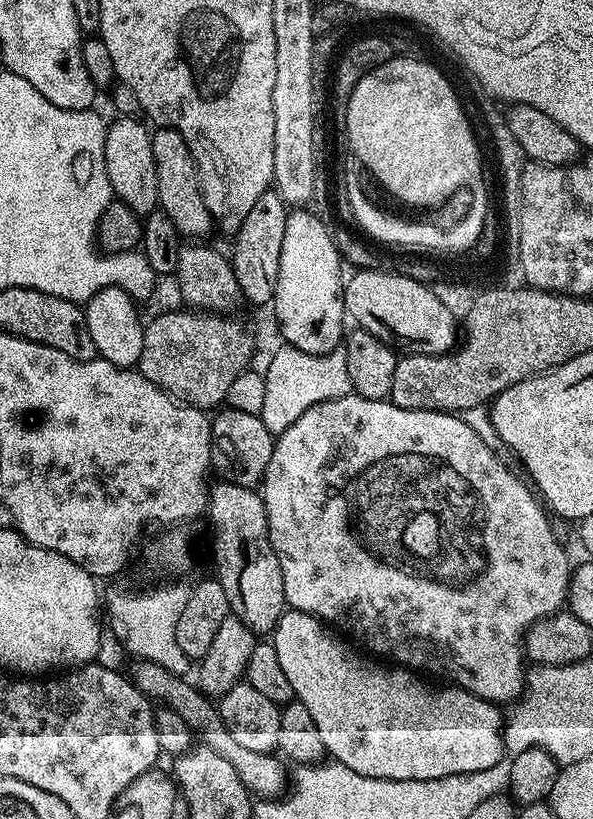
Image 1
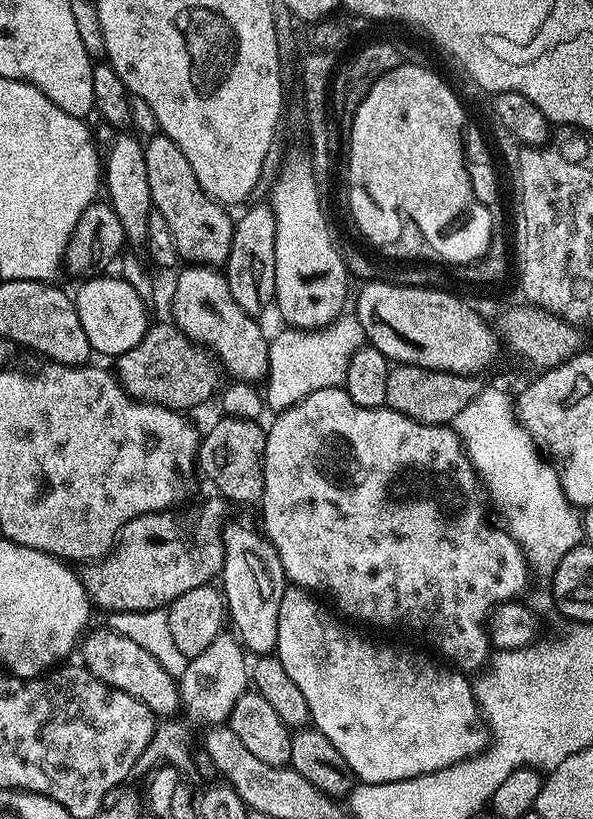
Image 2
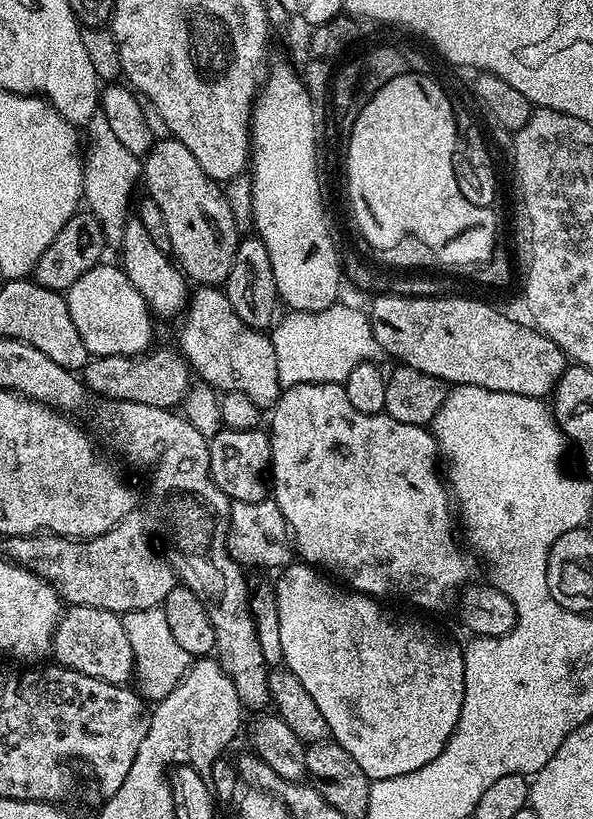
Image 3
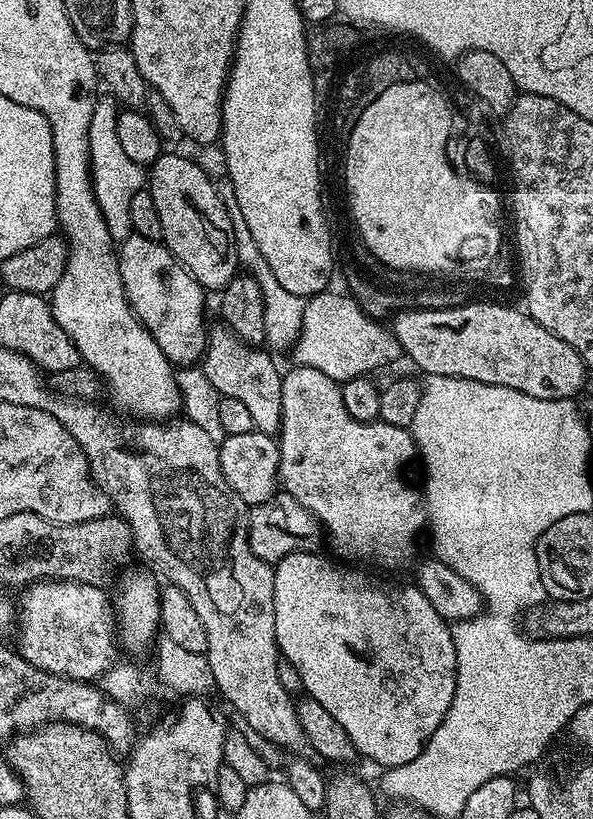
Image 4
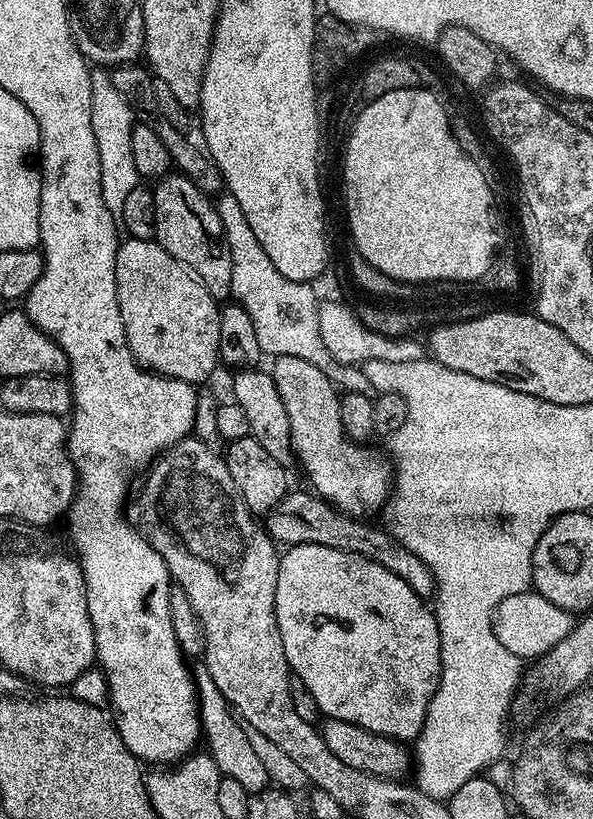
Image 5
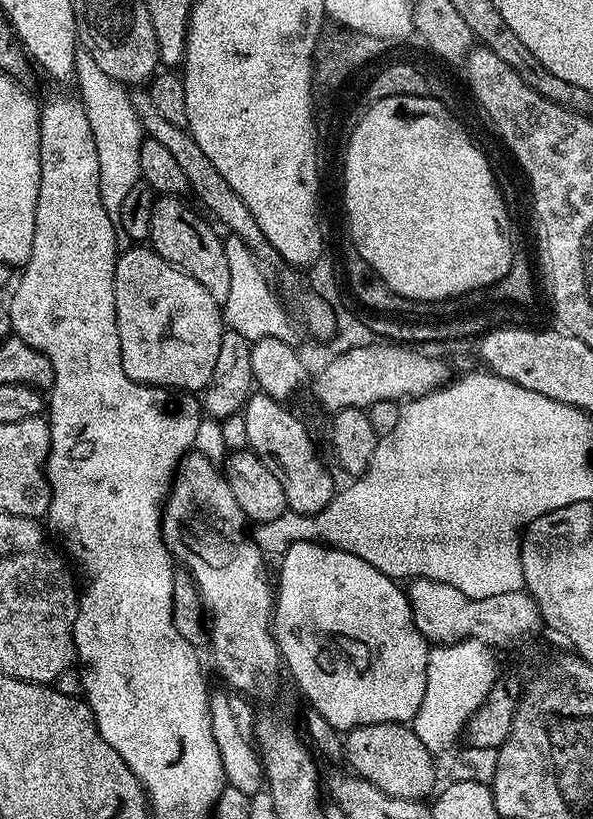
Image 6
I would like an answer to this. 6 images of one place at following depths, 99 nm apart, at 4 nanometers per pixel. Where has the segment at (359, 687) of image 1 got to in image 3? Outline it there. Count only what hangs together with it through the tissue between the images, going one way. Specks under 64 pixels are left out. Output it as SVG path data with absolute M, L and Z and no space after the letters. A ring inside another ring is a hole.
M292 562L280 574L274 591L283 667L306 686L306 694L310 694L318 710L322 710L329 737L362 766L371 781L398 778L398 774L410 774L426 766L426 762L434 762L454 734L462 714L464 654L461 645L451 644L434 629L408 616L387 612L379 599L333 582L311 564Z

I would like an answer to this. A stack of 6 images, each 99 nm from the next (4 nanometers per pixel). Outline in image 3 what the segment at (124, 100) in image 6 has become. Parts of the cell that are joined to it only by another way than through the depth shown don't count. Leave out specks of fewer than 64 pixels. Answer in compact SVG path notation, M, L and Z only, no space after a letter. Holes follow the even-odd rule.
M98 110L94 113L86 126L86 132L88 132L88 144L86 140L86 147L82 152L84 162L84 194L82 200L87 211L98 218L98 222L102 226L105 245L109 249L116 250L119 249L122 238L126 234L126 226L130 219L128 207L132 204L132 191L135 190L136 184L138 188L142 180L142 160L141 157L130 154L130 150L126 150L126 146L122 146L122 141L114 135L112 127L107 124L104 112Z

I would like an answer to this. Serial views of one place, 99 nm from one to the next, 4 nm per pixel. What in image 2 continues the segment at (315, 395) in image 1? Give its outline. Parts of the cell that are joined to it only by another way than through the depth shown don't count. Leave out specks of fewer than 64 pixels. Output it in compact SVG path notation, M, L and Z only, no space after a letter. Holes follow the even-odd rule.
M341 314L324 328L286 327L268 345L268 374L262 388L265 405L279 414L302 402L306 394L314 394L314 390L341 387L350 358L365 344L362 322L355 314Z

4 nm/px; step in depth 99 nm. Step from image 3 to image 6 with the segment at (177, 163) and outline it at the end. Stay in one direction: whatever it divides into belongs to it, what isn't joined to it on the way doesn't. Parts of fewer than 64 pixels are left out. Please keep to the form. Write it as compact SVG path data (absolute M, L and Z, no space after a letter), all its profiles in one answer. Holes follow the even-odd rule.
M161 195L153 203L148 235L150 247L166 262L206 286L208 293L217 302L222 302L227 298L230 289L230 271L229 263L226 262L224 241L221 234L216 233L186 201L187 199L179 196Z

